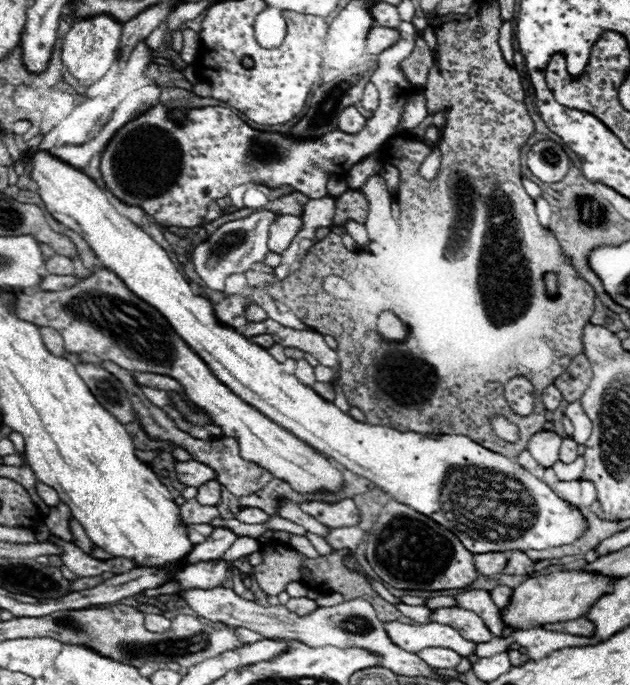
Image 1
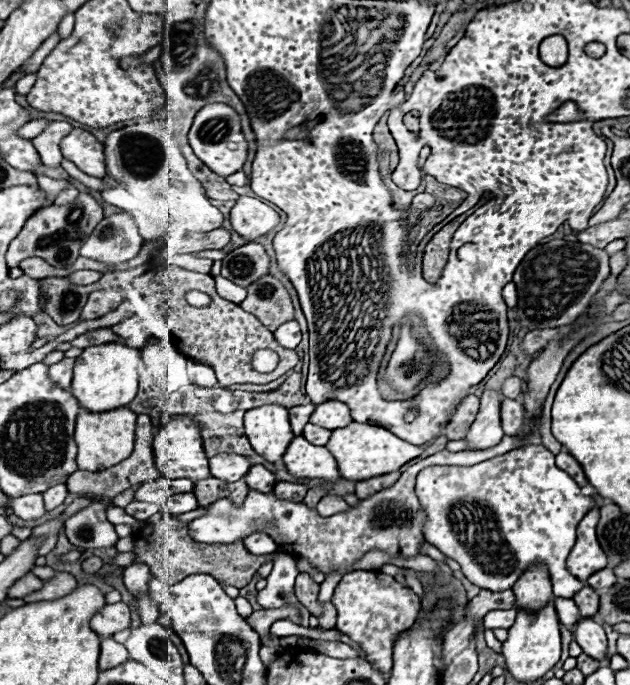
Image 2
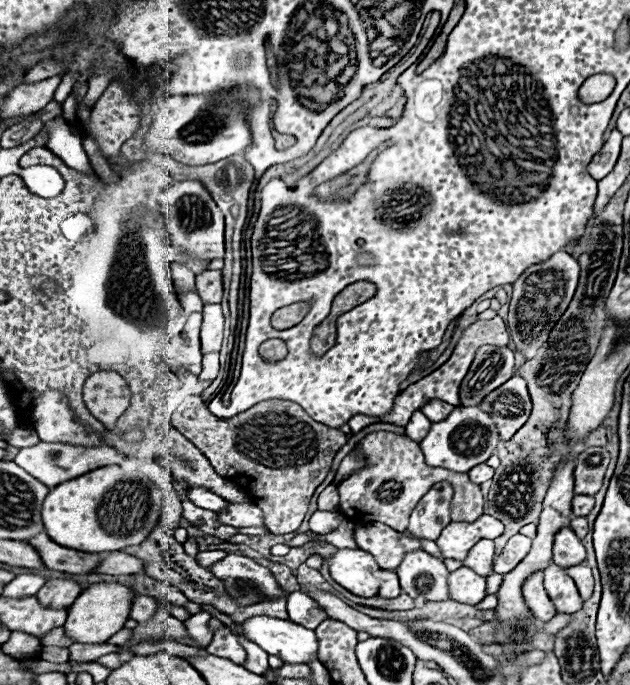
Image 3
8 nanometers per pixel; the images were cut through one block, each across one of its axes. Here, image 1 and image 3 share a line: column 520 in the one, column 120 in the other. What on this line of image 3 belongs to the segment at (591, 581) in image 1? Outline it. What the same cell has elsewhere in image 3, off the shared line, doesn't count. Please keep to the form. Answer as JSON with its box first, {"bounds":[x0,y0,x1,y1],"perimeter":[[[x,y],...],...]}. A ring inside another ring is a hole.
{"bounds":[64,584,134,644],"perimeter":[[[92,584],[90,588],[80,594],[80,598],[68,608],[68,620],[64,624],[64,630],[70,638],[82,644],[102,644],[106,642],[112,634],[124,628],[124,622],[130,618],[132,610],[132,600],[134,600],[134,590],[124,586],[124,584]]]}

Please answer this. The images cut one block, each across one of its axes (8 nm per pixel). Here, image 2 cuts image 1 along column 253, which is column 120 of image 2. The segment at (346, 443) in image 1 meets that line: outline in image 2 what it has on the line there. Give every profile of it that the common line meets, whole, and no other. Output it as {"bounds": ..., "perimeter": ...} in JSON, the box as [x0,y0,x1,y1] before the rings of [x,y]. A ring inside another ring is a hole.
{"bounds":[72,342,140,412],"perimeter":[[[108,342],[98,346],[88,346],[76,358],[72,394],[82,408],[90,412],[106,412],[120,406],[128,406],[138,392],[138,364],[140,350],[130,348],[120,342]]]}

